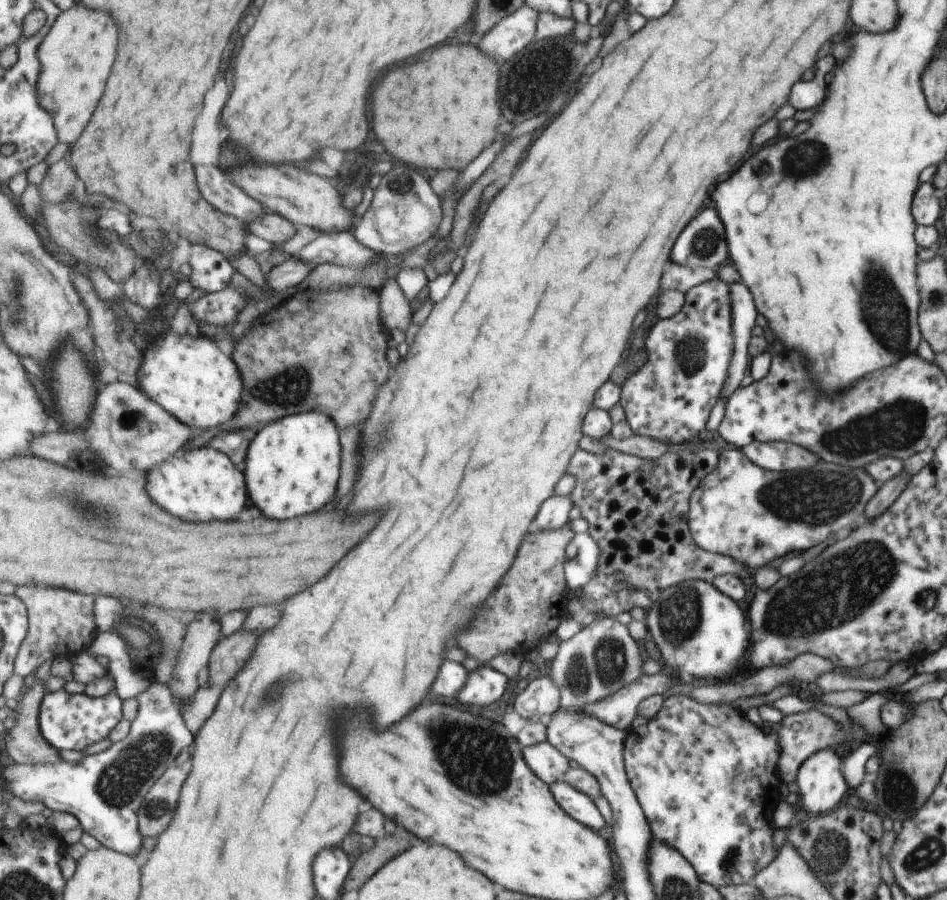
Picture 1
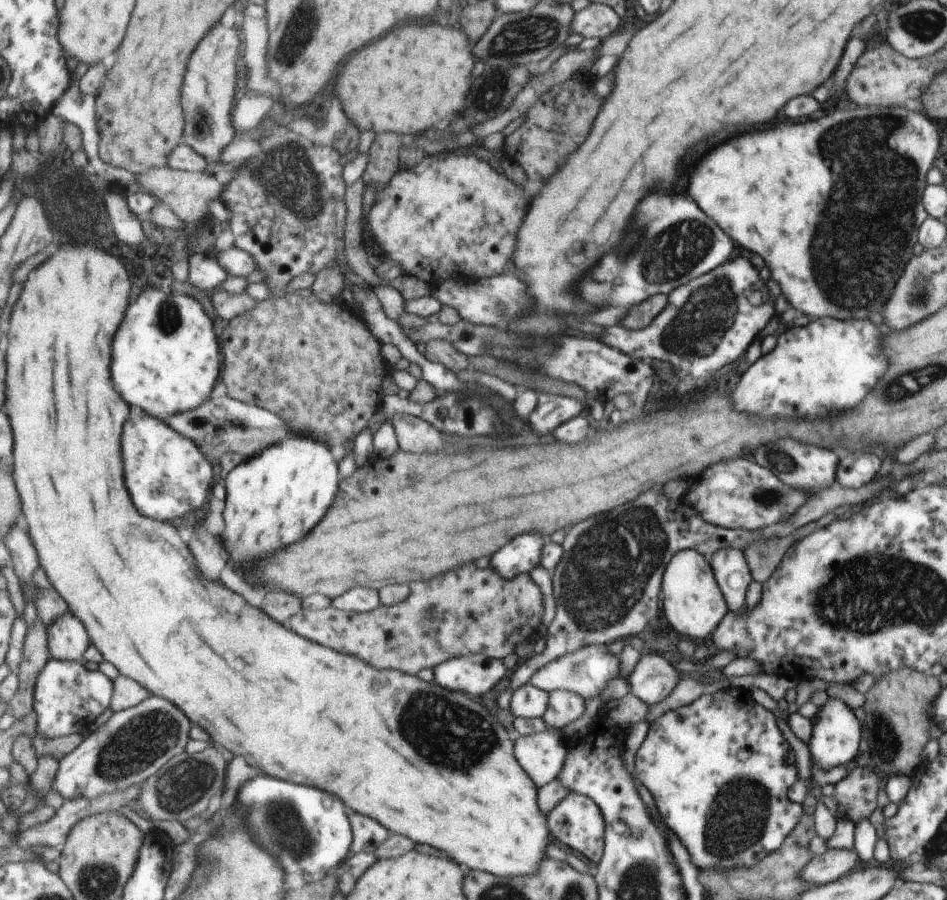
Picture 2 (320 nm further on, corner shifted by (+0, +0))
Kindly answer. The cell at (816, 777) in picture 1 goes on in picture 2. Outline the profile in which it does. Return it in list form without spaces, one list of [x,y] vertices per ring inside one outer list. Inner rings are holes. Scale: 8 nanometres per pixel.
[[[828,697],[817,708],[807,742],[808,752],[811,763],[817,765],[820,769],[833,769],[839,764],[849,762],[857,754],[857,746],[859,746],[859,740],[861,740],[859,722],[855,720],[854,712],[851,712],[851,709],[847,710],[847,706],[843,701],[837,698]]]

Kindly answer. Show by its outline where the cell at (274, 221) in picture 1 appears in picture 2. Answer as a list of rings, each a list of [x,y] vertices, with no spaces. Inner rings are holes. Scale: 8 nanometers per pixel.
[[[167,165],[166,167],[161,167],[161,170],[146,170],[143,174],[135,174],[135,176],[136,180],[138,181],[138,184],[141,185],[145,191],[148,191],[149,193],[153,194],[153,196],[155,196],[157,200],[160,199],[161,201],[168,204],[174,214],[185,223],[192,221],[199,224],[199,222],[201,222],[201,218],[203,218],[203,216],[205,216],[205,214],[209,212],[209,200],[217,199],[222,204],[224,204],[220,200],[220,196],[225,186],[219,183],[219,180],[215,178],[214,174],[208,174],[205,172],[192,173],[191,171],[174,169],[173,167]]]

